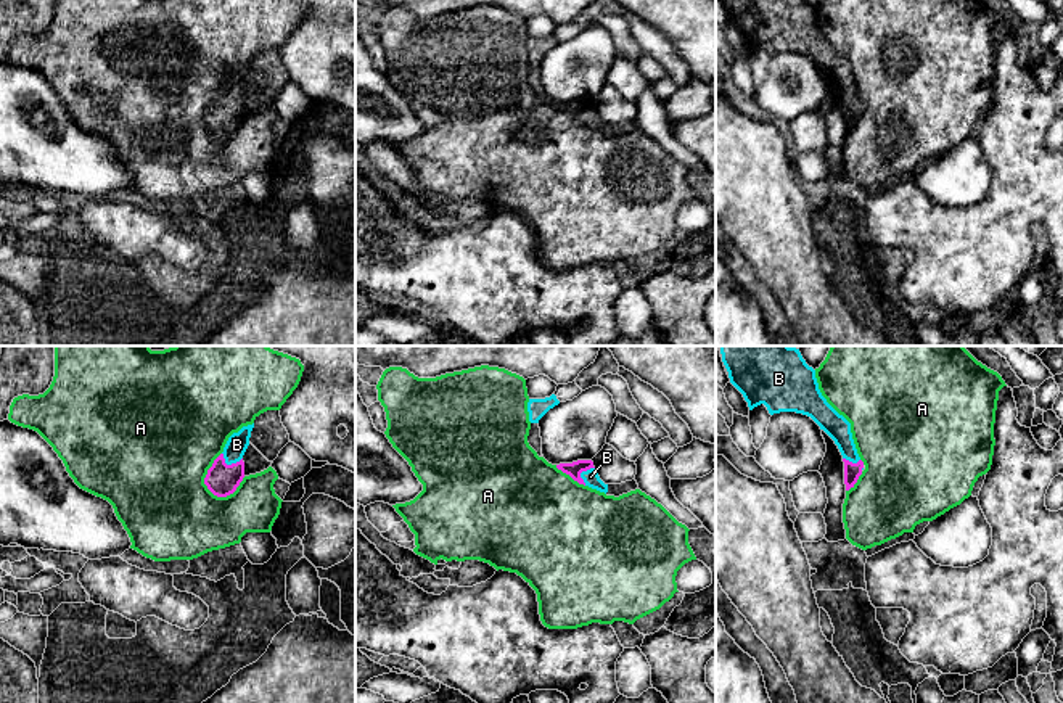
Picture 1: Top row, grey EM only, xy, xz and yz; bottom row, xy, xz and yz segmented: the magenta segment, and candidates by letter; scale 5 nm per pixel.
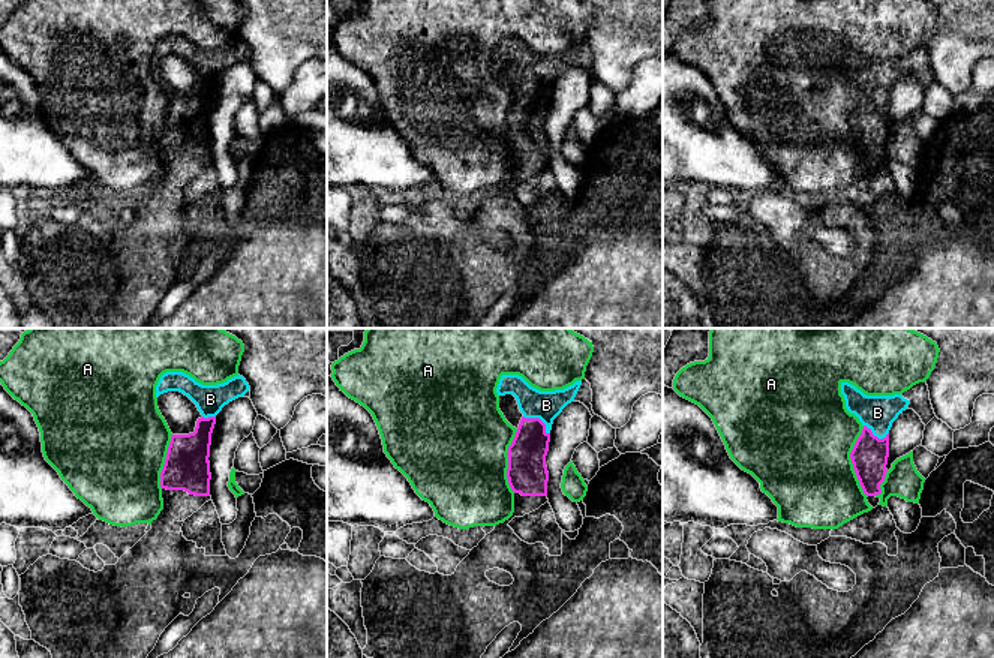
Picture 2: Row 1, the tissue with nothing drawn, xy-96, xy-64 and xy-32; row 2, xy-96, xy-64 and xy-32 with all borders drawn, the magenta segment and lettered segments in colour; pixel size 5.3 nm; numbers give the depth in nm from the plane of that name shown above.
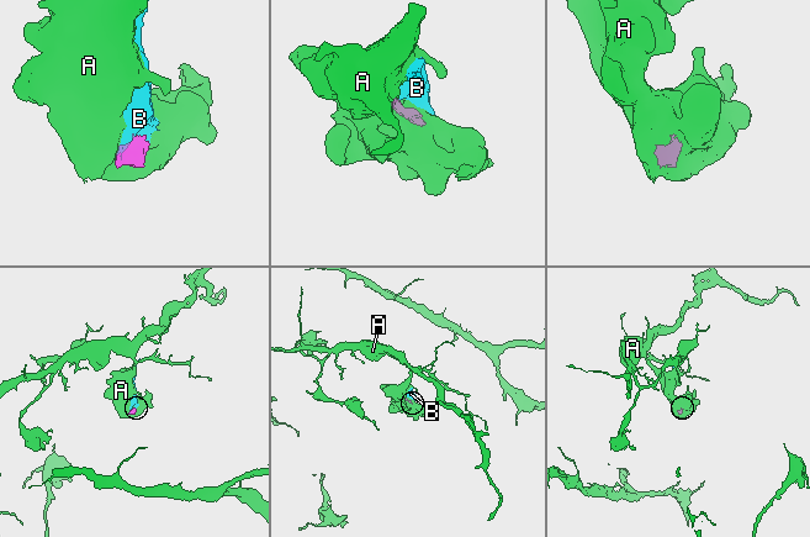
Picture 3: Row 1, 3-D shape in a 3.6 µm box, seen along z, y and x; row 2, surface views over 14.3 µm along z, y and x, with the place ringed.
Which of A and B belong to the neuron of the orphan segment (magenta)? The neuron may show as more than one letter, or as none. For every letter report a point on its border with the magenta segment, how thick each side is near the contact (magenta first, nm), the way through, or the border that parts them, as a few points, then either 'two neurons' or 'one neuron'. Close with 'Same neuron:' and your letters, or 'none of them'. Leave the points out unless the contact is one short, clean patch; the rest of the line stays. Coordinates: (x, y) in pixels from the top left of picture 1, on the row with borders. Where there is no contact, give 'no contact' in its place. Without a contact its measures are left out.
A: xy (205, 480) | 160/500 nm | two neurons
B: xy (229, 465) | 160/110 nm | one neuron
Same neuron: B

